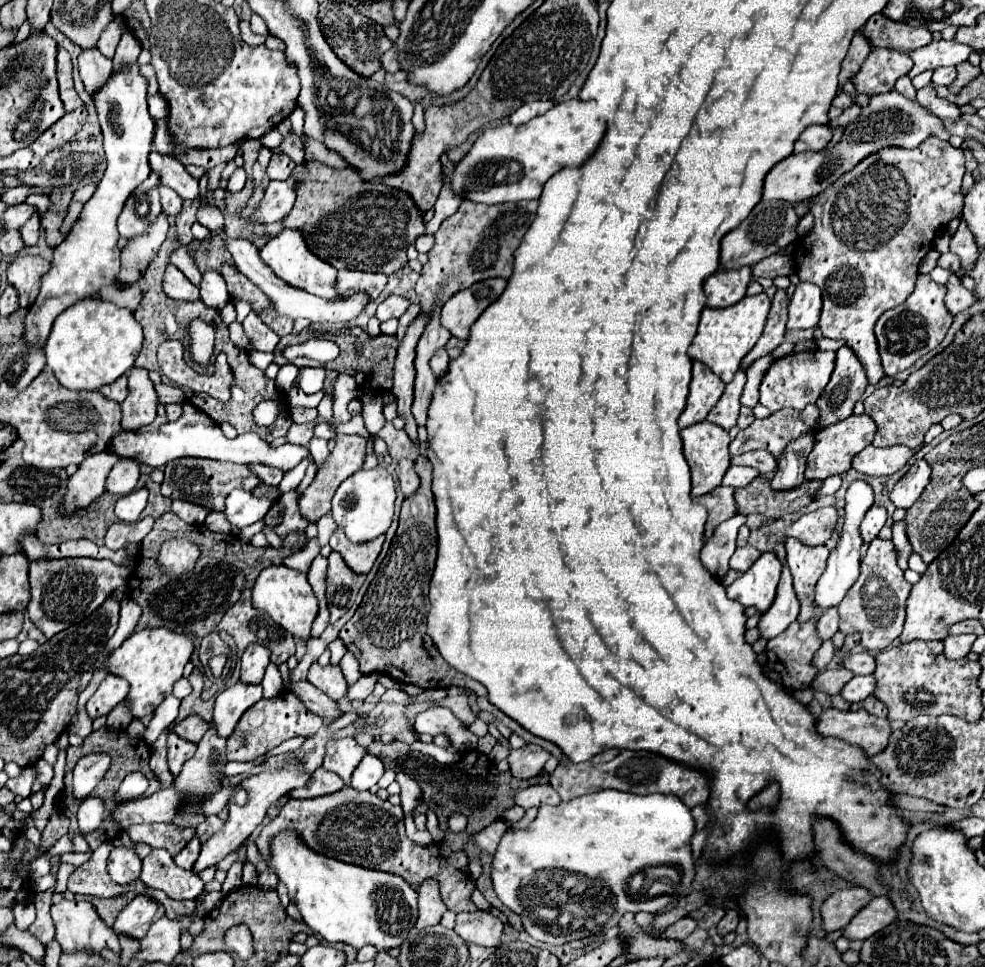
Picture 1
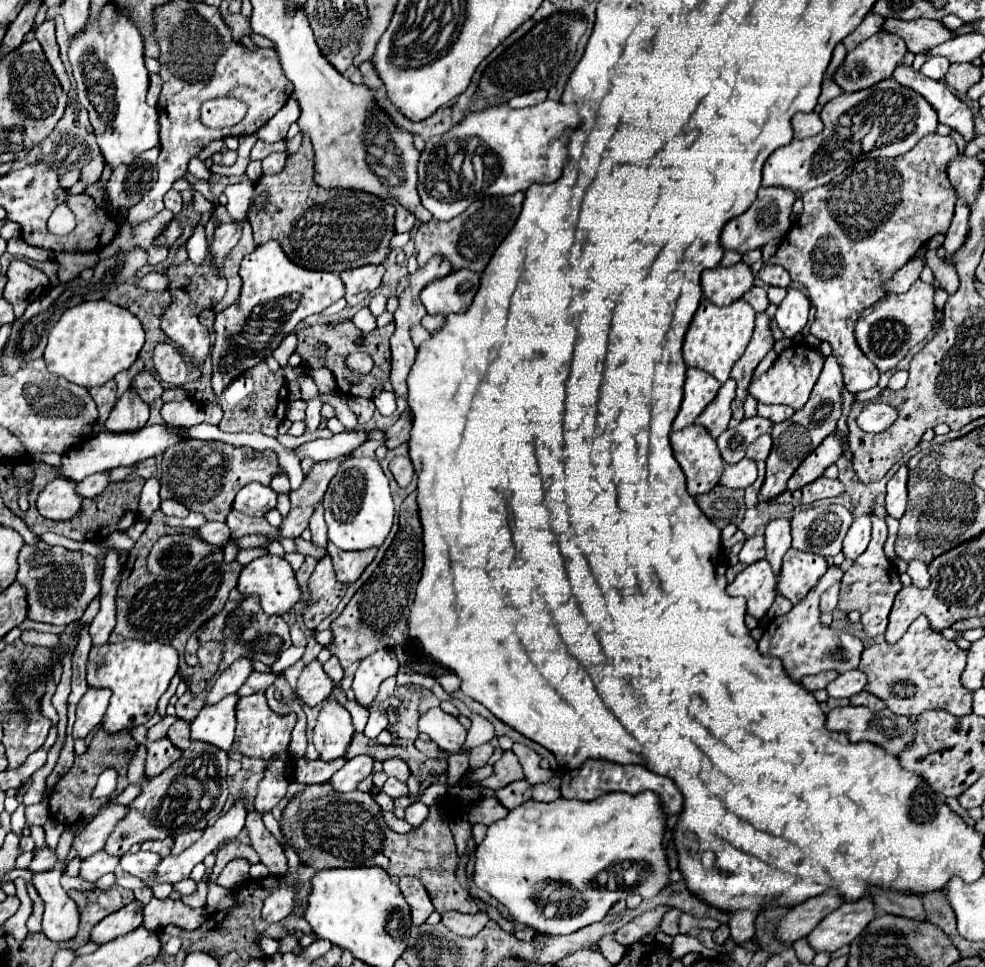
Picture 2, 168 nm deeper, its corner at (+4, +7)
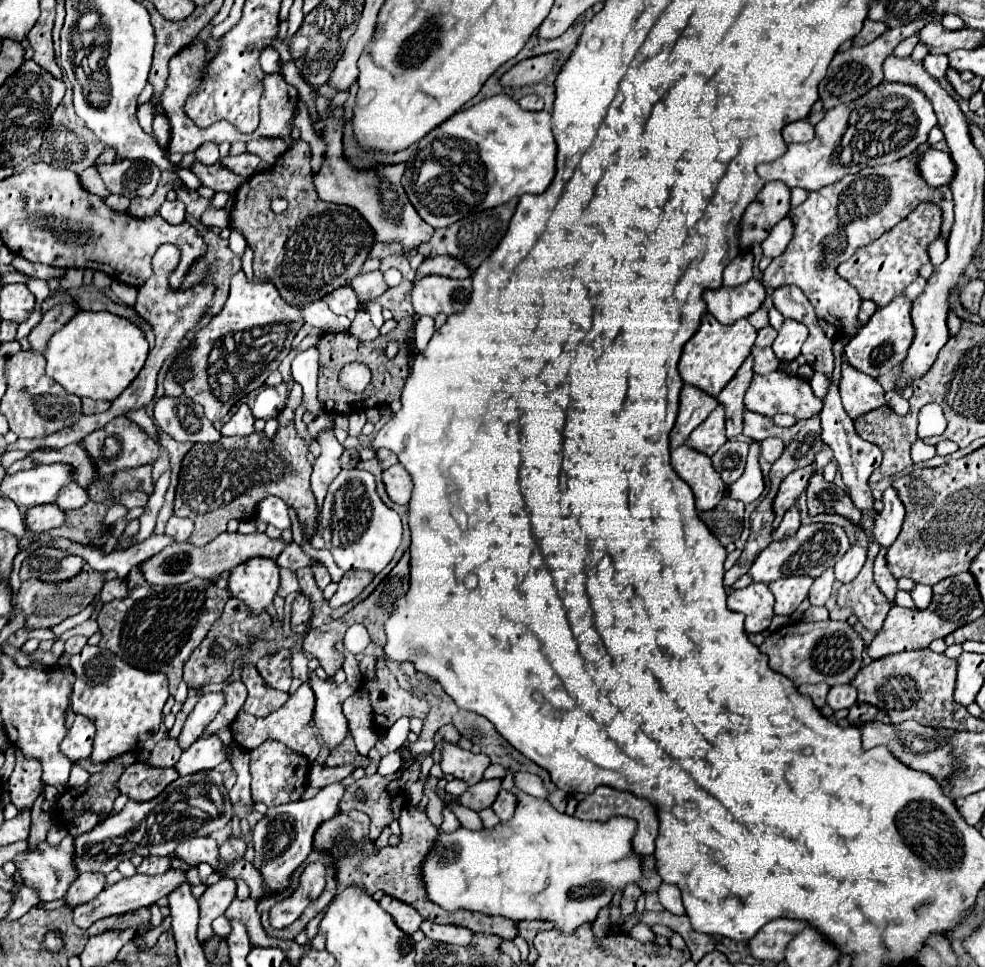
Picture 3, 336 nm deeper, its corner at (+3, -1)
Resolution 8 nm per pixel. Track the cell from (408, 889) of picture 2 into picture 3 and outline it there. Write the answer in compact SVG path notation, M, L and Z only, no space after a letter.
M384 896L380 900L380 906L392 914L392 918L396 920L396 924L406 932L406 934L414 934L420 924L424 922L424 918L416 912L416 908L408 906L408 904L400 904L400 900L392 900L392 896Z

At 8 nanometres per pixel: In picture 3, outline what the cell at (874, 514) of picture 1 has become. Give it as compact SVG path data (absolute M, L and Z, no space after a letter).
M854 544L850 546L850 550L836 562L834 566L834 572L836 572L836 580L840 582L850 582L852 578L858 576L860 568L864 566L864 560L866 560L866 548Z

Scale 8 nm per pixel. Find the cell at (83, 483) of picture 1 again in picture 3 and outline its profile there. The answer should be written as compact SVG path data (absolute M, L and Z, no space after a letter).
M40 504L26 512L26 524L32 532L48 532L52 528L60 528L66 520L66 512L56 508L56 504Z

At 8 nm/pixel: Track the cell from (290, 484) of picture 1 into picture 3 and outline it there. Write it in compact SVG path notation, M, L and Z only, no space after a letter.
M268 496L268 498L260 500L254 516L256 516L256 520L266 522L266 524L272 524L272 526L276 526L278 530L290 528L288 508L286 508L284 500L280 500L280 498L276 498L276 496Z

